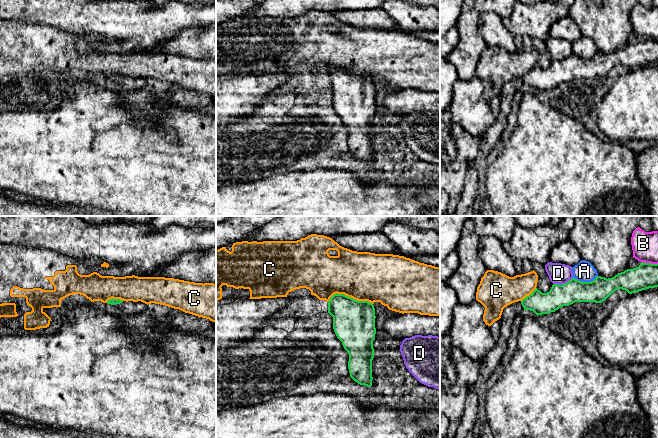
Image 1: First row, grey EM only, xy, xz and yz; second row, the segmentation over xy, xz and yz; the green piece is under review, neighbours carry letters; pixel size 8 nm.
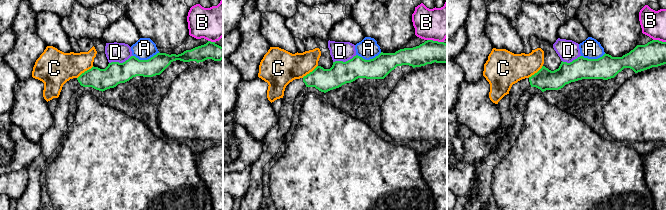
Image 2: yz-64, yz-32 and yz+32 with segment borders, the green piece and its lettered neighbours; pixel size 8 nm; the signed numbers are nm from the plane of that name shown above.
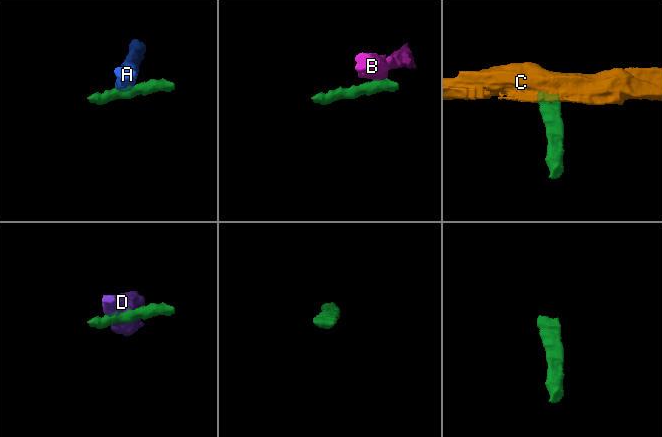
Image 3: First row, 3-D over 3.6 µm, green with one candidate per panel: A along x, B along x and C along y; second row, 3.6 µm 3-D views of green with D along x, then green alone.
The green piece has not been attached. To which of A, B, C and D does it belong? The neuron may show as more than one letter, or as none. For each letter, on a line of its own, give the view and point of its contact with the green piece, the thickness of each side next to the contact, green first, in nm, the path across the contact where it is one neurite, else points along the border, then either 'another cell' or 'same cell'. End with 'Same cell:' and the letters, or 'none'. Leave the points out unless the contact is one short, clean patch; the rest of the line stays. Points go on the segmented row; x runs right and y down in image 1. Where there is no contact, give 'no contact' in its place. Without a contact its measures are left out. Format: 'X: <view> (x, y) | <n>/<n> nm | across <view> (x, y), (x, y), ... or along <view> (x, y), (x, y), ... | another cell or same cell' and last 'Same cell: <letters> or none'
A: yz (585, 282) | 190/170 nm | along yz (597, 275), (590, 281), (579, 281), (573, 278) | another cell
B: yz (649, 263) | 200/200 nm | along yz (641, 261), (657, 264) | another cell
C: xz (350, 297) | 340/400 nm | along xz (327, 301), (334, 294), (343, 293), (372, 304) | another cell
D: yz (562, 284) | 180/170 nm | along yz (572, 277), (564, 283), (553, 284) | another cell
Same cell: none

